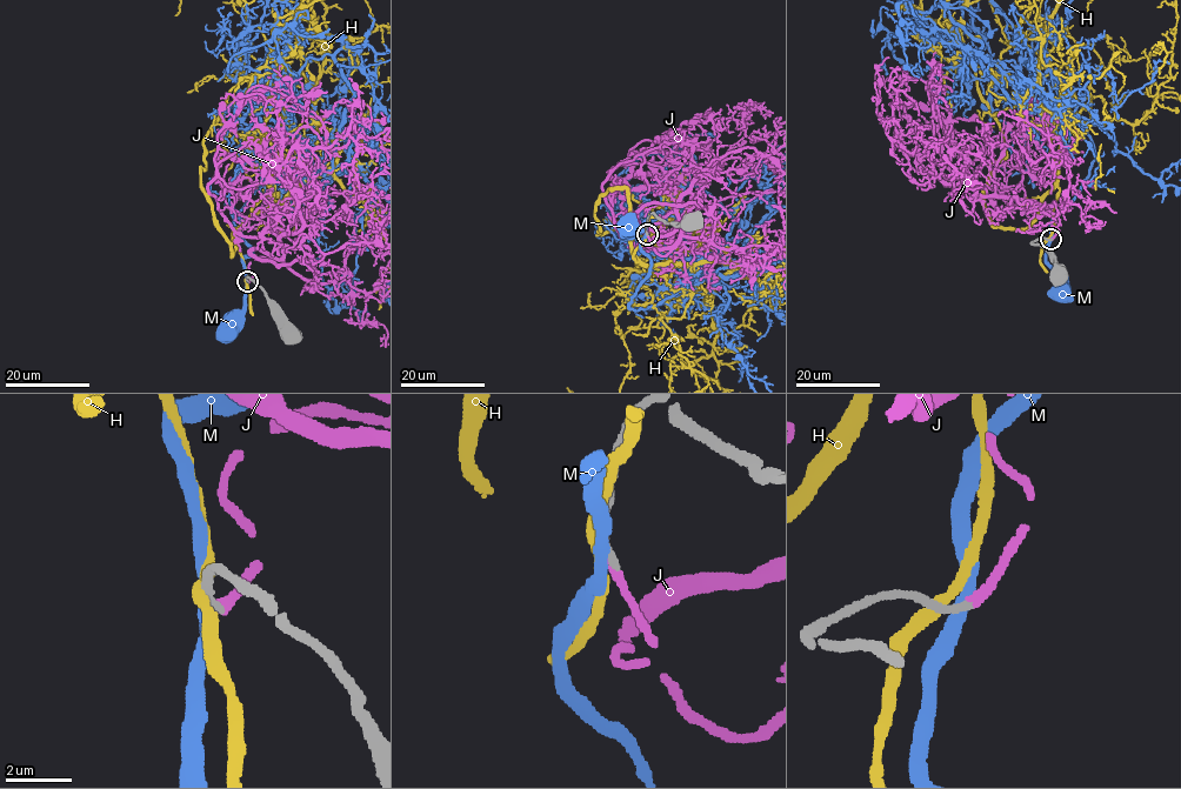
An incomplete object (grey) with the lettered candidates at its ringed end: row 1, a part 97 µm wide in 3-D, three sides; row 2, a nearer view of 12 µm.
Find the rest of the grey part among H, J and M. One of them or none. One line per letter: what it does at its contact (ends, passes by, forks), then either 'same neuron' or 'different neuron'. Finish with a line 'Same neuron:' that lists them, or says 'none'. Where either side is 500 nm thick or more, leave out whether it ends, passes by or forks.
H: it passes by; different neuron
J: it ends; same neuron
M: it passes by; different neuron
Same neuron: J

